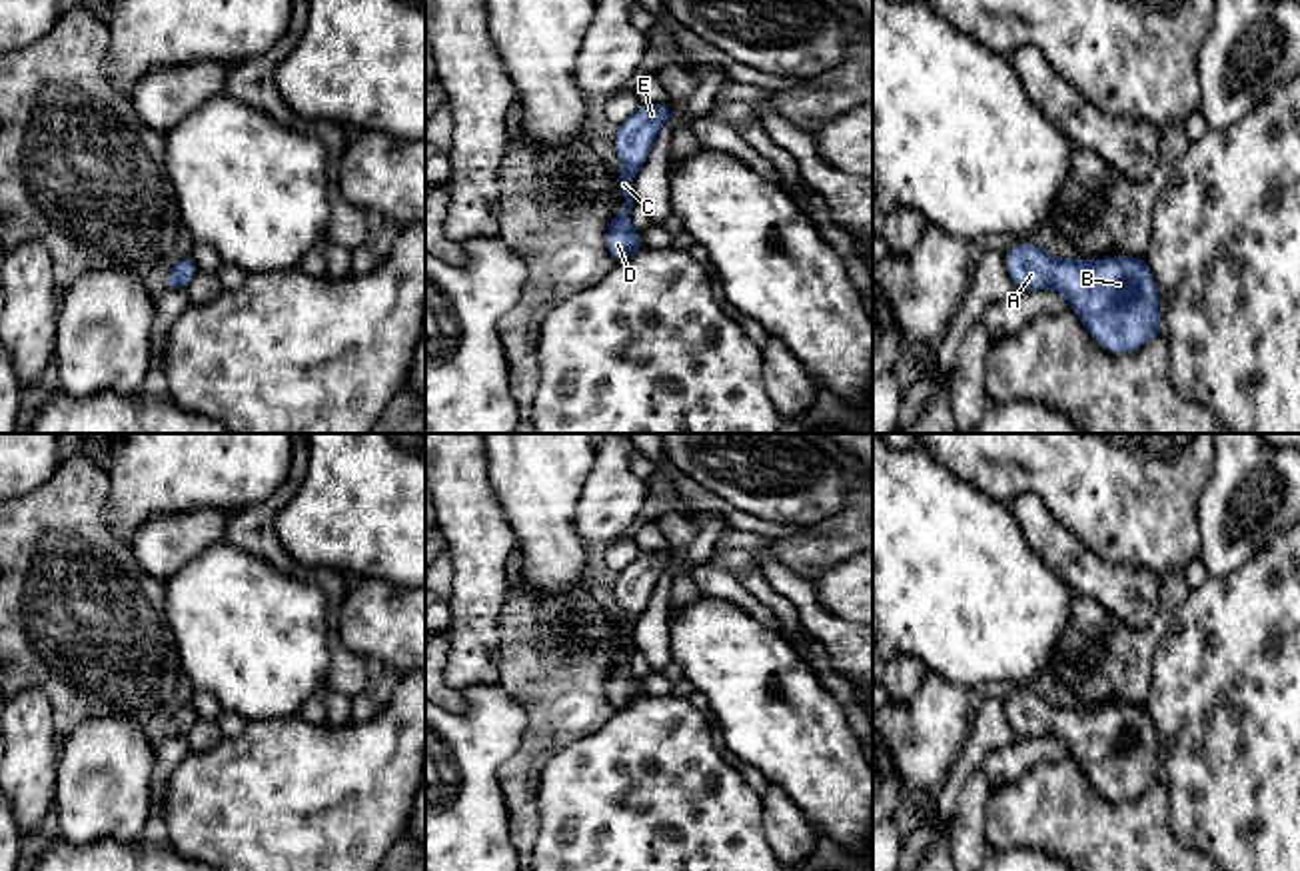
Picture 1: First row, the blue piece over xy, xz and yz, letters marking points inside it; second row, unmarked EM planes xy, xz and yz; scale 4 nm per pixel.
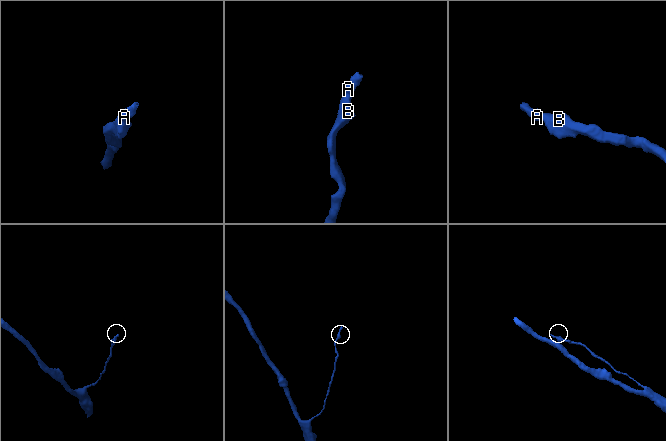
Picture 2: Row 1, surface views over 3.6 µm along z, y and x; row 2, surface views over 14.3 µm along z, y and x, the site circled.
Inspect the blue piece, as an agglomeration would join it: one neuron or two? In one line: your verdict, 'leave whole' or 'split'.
leave whole

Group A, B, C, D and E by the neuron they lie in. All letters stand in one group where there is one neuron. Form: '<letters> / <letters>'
A B C D E

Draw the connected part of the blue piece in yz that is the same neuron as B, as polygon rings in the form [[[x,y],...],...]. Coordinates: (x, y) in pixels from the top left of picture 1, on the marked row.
[[[1032,242],[1002,256],[1020,292],[1050,288],[1064,294],[1068,310],[1106,352],[1136,352],[1150,338],[1162,336],[1156,284],[1144,258],[1050,260]]]

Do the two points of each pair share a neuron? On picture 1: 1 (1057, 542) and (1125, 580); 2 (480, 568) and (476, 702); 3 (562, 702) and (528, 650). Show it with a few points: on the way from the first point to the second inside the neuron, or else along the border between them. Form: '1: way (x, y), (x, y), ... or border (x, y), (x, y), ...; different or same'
1: way (1073, 554), (1103, 580), (1109, 580); same
2: border (498, 682), (460, 690); different
3: way (562, 690), (562, 684), (540, 662); same

